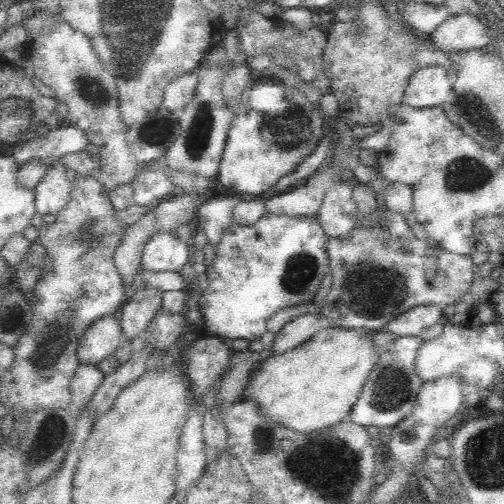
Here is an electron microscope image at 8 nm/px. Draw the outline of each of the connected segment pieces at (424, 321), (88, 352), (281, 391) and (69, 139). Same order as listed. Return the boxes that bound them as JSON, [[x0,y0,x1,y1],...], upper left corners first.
[[386,304,443,336],[77,315,126,366],[244,327,378,432],[11,124,88,166]]

